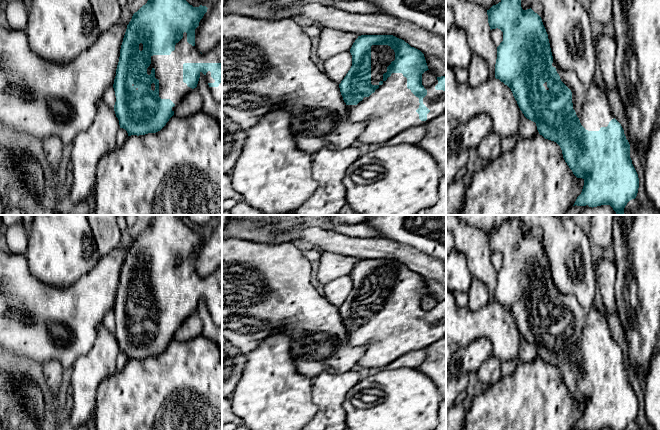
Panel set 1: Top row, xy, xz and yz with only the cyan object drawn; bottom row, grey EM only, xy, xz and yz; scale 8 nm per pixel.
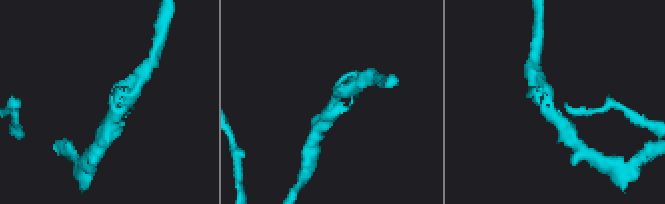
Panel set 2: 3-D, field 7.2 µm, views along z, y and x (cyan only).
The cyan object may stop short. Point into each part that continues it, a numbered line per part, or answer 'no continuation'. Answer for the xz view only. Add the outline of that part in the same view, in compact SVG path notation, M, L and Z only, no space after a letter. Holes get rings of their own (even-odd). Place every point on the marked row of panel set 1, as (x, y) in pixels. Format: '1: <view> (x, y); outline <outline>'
1: xz (391, 109); outline M372 45L371 84L378 85L379 88L369 97L364 97L357 105L347 105L349 122L366 122L364 131L358 137L358 140L363 143L384 145L400 132L411 127L425 125L446 111L446 92L435 89L435 86L438 84L438 80L436 80L432 85L424 86L427 90L427 95L423 98L423 104L430 112L427 114L427 120L421 121L419 114L416 112L420 105L419 98L407 88L407 78L402 73L392 73L386 81L383 80L383 74L387 72L387 67L394 60L395 52L390 46Z

